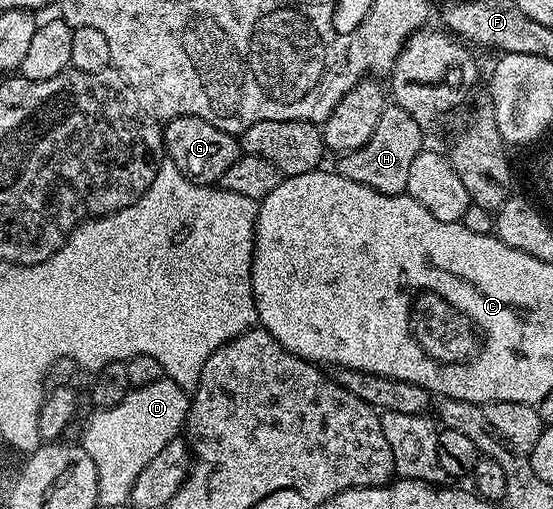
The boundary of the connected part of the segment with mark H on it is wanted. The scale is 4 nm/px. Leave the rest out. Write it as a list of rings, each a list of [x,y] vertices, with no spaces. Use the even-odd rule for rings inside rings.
[[[387,105],[383,109],[383,117],[379,117],[379,125],[375,125],[375,133],[371,133],[367,145],[354,151],[347,151],[336,156],[335,170],[338,175],[347,177],[347,181],[355,181],[359,185],[367,185],[384,195],[403,195],[407,189],[407,176],[415,157],[423,149],[421,143],[422,124],[407,113],[407,109],[396,105]]]

